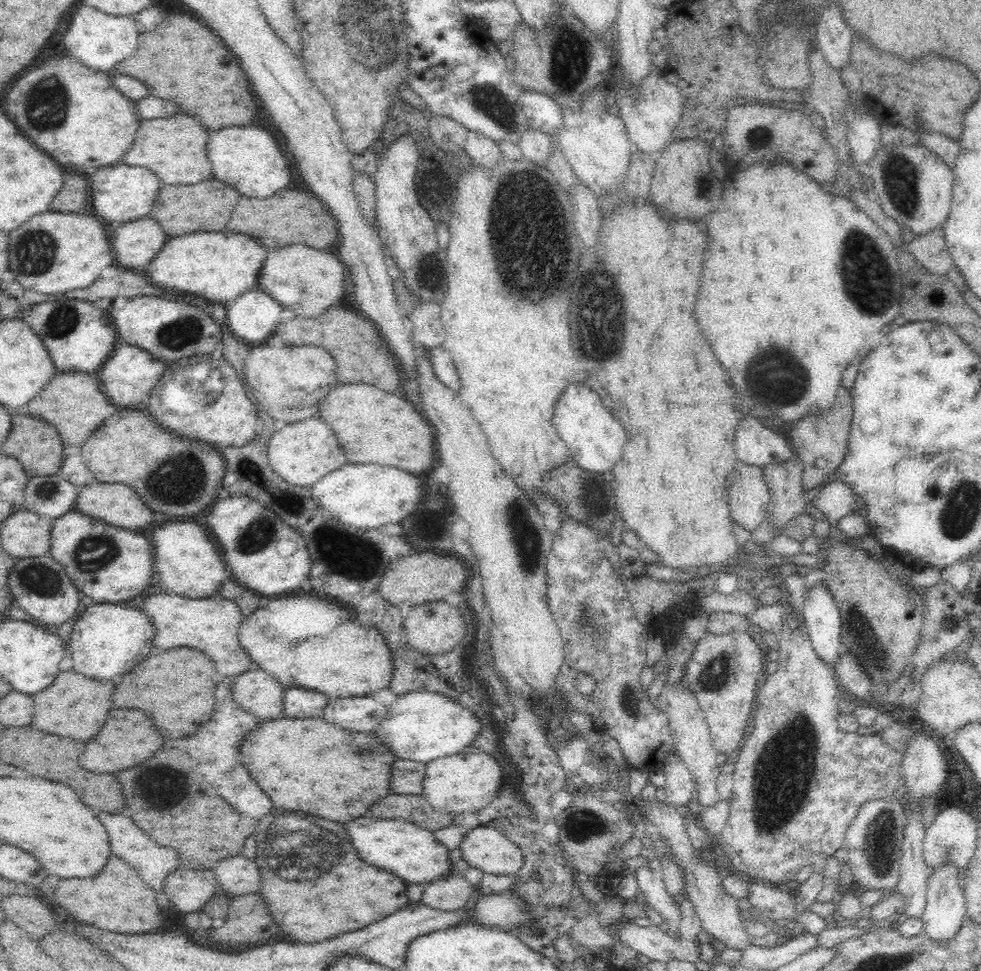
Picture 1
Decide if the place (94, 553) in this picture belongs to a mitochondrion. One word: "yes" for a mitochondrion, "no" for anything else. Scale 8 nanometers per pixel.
yes

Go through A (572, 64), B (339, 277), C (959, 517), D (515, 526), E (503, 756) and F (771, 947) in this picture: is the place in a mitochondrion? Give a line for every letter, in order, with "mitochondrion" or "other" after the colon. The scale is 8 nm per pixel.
A: mitochondrion
B: other
C: mitochondrion
D: mitochondrion
E: other
F: other

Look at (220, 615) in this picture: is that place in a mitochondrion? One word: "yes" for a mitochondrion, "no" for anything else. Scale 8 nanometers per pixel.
no

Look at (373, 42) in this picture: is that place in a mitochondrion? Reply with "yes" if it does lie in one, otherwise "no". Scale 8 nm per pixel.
yes

